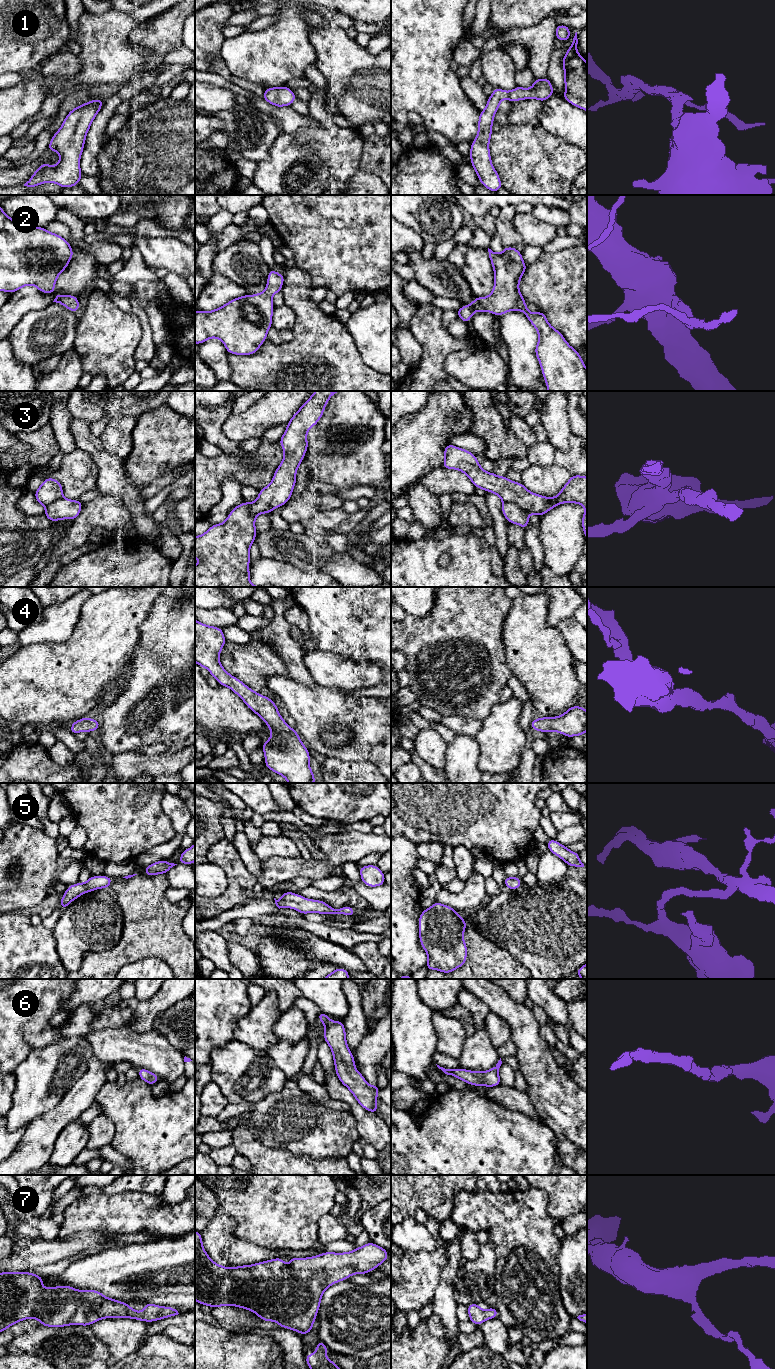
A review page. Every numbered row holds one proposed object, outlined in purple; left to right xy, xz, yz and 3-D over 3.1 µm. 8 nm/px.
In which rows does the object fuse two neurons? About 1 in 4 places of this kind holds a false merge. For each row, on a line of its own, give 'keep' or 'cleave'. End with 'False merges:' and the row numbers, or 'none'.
1: keep
2: keep
3: cleave
4: keep
5: keep
6: keep
7: keep
False merges: 3

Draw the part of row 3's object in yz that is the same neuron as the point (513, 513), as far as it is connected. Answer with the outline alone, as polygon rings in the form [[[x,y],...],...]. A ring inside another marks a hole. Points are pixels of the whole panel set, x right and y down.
[[[502,503],[502,513],[508,523],[518,524],[524,530],[529,524],[528,514],[518,505],[513,503]]]

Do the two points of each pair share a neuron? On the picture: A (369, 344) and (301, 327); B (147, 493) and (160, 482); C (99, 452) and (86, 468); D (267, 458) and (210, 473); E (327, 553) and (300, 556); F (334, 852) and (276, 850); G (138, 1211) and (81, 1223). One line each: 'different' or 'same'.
A: different
B: same
C: different
D: same
E: same
F: different
G: same

